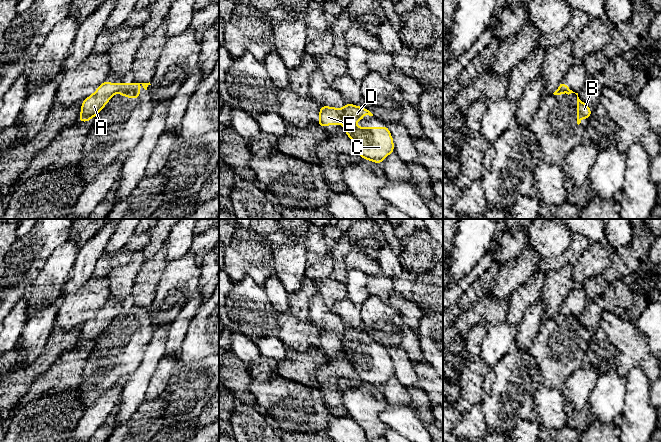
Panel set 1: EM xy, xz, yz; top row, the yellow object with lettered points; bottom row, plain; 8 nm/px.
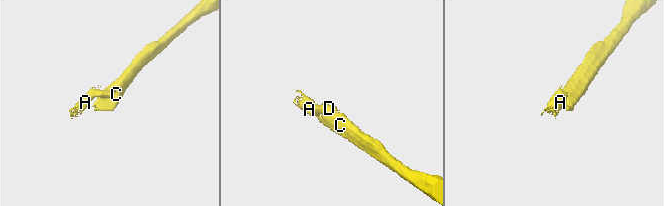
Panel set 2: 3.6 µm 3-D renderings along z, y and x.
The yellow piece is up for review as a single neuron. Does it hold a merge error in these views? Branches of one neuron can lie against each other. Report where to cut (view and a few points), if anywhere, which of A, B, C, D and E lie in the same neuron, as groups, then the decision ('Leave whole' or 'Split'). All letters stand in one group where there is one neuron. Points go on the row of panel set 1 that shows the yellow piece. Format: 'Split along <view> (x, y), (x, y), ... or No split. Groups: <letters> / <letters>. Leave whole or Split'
Split along xz (337, 109), (341, 116), (341, 123). Groups: A E / B C D. Split

